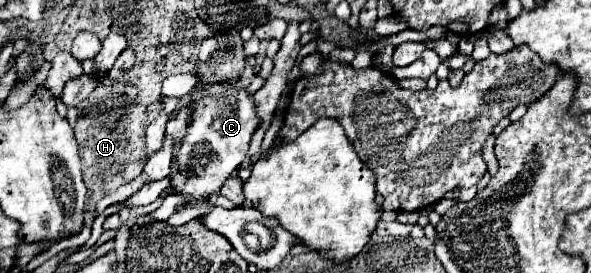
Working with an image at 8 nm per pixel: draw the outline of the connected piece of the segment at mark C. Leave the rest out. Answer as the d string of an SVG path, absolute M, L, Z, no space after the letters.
M234 89L226 95L206 95L192 103L190 125L182 145L170 165L170 185L174 193L202 199L218 193L224 181L246 159L246 151L254 131L258 129L258 113L254 97L246 89Z

